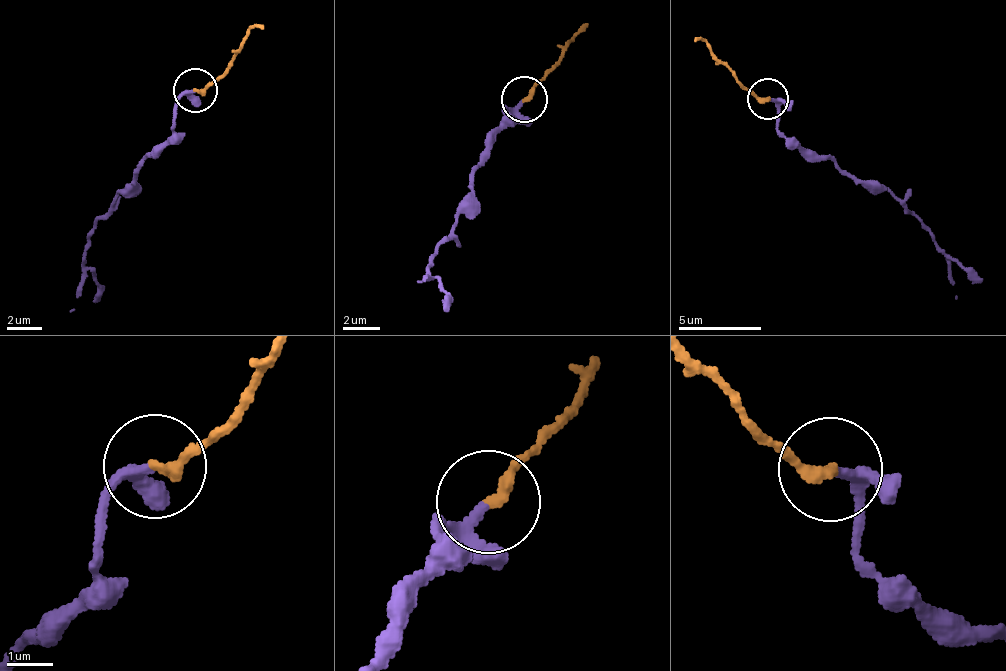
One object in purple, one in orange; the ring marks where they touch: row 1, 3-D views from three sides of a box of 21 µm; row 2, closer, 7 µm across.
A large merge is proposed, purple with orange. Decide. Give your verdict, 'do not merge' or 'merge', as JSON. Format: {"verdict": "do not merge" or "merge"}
{"verdict": "merge"}

